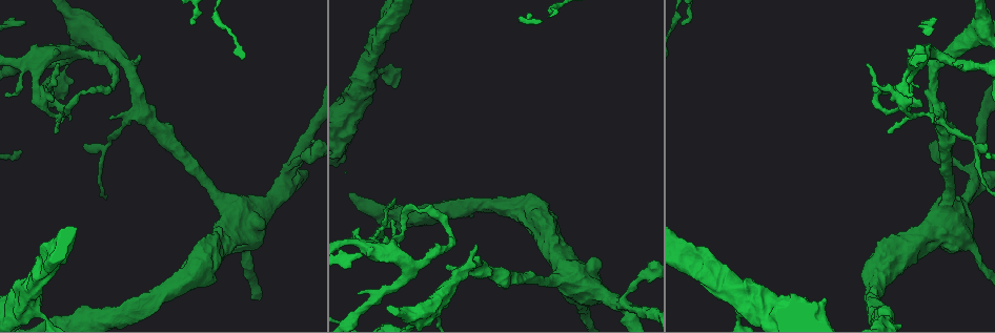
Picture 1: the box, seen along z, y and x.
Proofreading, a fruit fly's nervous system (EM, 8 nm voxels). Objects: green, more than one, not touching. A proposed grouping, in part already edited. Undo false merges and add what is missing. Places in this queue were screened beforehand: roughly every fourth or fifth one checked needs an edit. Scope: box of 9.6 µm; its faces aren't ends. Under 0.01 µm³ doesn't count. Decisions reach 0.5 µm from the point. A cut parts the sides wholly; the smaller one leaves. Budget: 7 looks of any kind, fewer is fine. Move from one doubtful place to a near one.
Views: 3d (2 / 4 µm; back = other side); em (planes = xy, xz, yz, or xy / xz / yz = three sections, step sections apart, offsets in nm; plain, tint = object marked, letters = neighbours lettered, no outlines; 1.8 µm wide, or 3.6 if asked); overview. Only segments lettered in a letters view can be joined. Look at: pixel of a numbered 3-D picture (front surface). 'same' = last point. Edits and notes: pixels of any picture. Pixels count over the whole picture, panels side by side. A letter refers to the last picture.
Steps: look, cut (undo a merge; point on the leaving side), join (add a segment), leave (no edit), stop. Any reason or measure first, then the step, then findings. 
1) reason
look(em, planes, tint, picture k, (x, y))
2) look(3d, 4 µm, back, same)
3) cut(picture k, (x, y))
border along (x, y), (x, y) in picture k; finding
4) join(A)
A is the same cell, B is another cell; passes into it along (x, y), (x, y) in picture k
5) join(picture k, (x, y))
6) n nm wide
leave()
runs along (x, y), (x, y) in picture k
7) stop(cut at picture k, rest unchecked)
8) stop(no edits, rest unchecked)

tapers out
look(3d, 2 µm, picture 1, (25, 21))

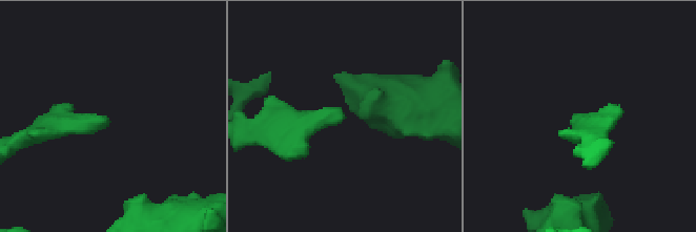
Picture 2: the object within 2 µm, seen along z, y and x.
look(em, planes, letters, picture 2, (110, 122))

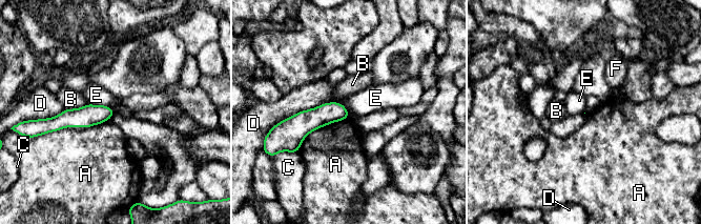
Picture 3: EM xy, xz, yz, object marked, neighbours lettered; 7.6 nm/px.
leave()
A, B, C, D, E and F are other cells; runs along (109, 110), (67, 118), (52, 125) in picture 3; no lettered segment goes on from it

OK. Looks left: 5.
sharp bend
look(em, xy, step 16, letters, picture 1, (478, 269))

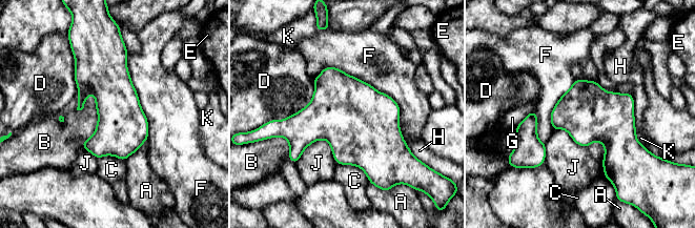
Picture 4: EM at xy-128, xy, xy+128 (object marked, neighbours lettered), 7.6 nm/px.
360 nm wide; F touches over 850 nm
leave()
A, B, C, D, E, F, G, H, J and K are other cells; continuous, no second neuron

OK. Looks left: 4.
look(3d, 4 µm, picture 1, (404, 219))

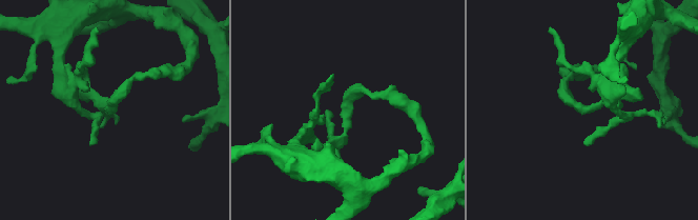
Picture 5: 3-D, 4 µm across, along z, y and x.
look(em, planes, tint, picture 5, (350, 106))

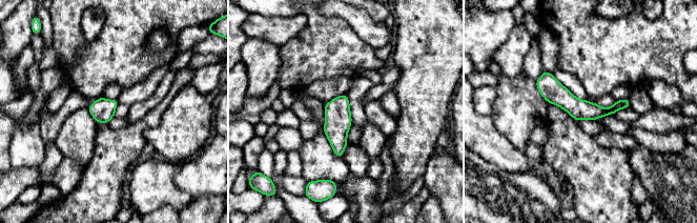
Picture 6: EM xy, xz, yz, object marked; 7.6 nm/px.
look(em, planes, letters, same)

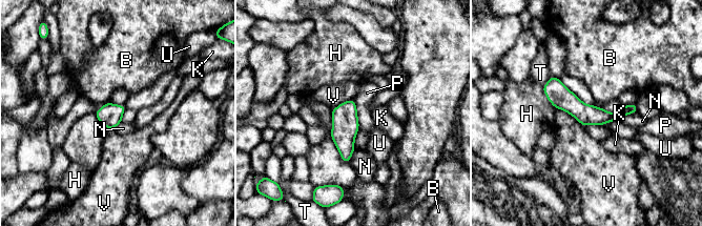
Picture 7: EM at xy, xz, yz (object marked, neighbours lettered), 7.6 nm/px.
160 nm wide
leave()
B, H, K, N, P, T, U and V are other cells; border along (354, 100), (358, 123), (355, 148) in picture 7; one neuron here

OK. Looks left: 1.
stop(no edits, rest unchecked)

